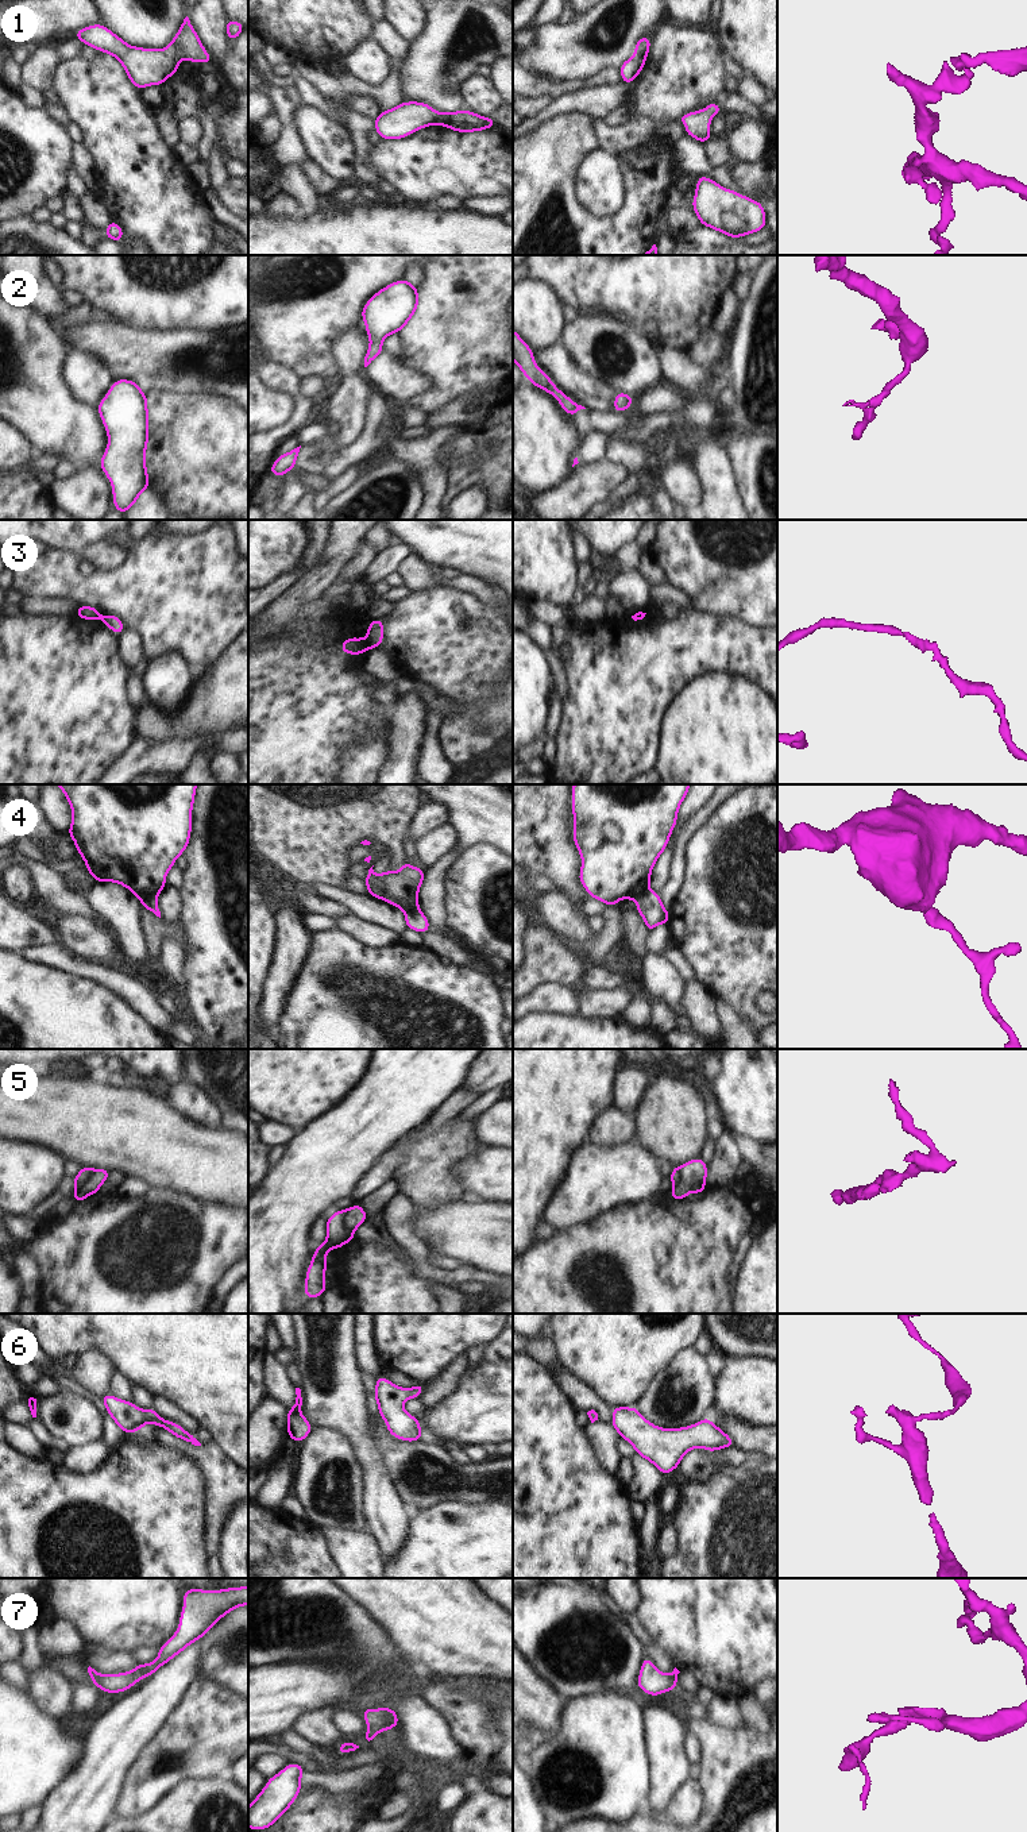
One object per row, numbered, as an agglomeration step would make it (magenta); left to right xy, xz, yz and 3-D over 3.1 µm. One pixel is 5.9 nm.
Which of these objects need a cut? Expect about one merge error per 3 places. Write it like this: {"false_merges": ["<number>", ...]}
{"false_merges": ["1", "3", "4", "5"]}

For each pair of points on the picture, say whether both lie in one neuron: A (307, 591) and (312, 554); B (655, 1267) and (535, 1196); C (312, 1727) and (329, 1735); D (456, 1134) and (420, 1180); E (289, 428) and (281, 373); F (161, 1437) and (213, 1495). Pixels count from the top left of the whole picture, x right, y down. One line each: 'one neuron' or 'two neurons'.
A: two neurons
B: two neurons
C: one neuron
D: one neuron
E: one neuron
F: one neuron

